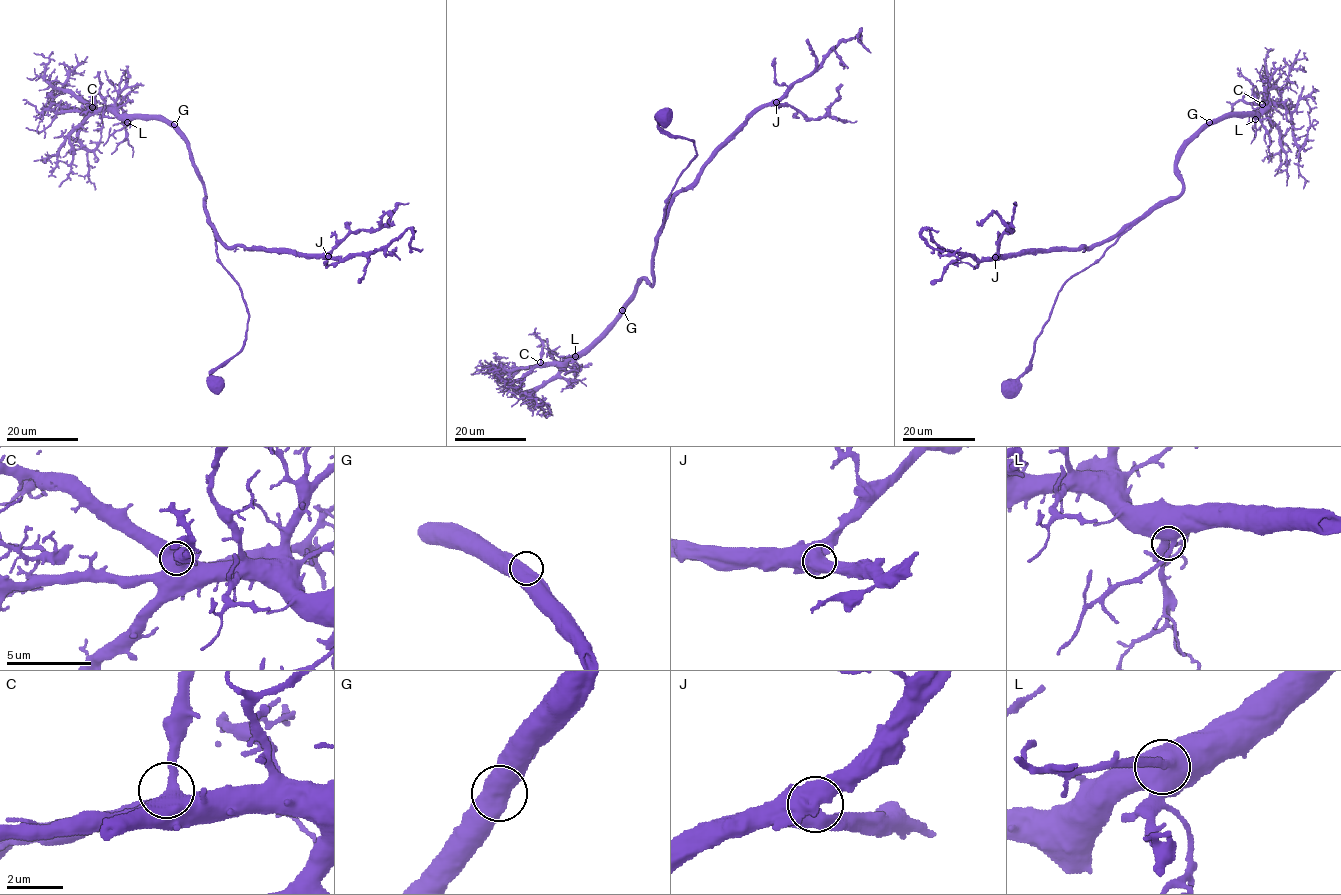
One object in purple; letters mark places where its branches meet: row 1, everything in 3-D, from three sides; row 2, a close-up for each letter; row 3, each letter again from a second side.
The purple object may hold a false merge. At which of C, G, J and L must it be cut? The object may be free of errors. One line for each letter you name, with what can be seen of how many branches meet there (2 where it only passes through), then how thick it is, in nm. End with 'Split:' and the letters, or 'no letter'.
Split: no letter

